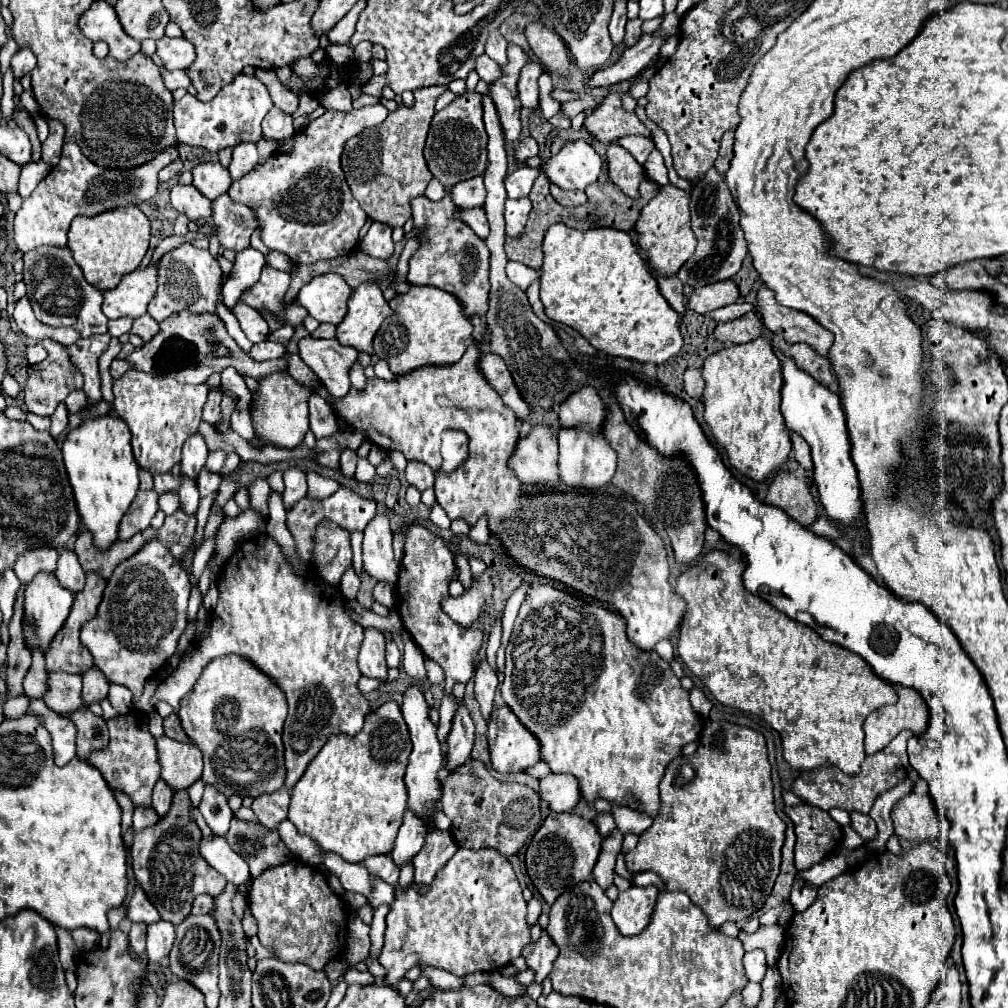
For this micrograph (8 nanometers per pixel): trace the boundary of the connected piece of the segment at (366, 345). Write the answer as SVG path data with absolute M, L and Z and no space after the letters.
M362 284L348 300L346 318L336 326L336 340L358 352L374 354L372 340L380 324L392 314L378 284Z

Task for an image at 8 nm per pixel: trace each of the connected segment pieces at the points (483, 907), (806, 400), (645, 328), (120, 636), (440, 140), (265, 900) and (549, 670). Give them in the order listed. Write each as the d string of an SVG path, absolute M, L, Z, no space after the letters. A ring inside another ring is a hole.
M458 848L454 858L450 858L448 864L436 872L436 878L430 886L412 884L404 892L396 888L396 902L390 906L390 912L386 916L386 942L382 954L378 956L378 962L386 970L384 984L396 988L404 972L418 962L442 968L456 976L490 972L500 970L502 966L510 964L510 960L518 958L528 942L530 928L526 924L526 902L522 898L522 890L510 862L492 848Z
M774 346L774 352L782 366L782 402L780 412L790 430L798 432L812 450L814 462L814 480L820 492L820 500L832 520L840 520L844 524L860 522L860 482L856 474L856 466L850 458L850 436L846 430L846 416L840 408L838 394L830 392L826 386L818 384L812 376L800 370L790 356L786 356L780 348Z
M554 224L548 228L542 252L544 264L540 276L540 300L550 320L574 328L598 352L606 356L622 356L636 362L664 364L668 358L680 352L684 344L680 334L682 318L666 304L664 296L658 292L656 278L646 268L644 258L626 232L614 228L594 228L580 232L564 224Z
M152 538L134 556L116 566L106 584L98 614L82 626L80 642L90 650L94 666L102 670L110 684L130 688L134 702L150 678L150 664L164 664L170 658L168 654L174 654L172 646L178 644L188 624L188 596L190 582L180 560L158 538ZM154 648L160 648L156 650L160 656L154 656Z
M466 92L458 96L452 104L448 104L444 110L436 112L430 124L430 132L424 146L424 158L432 172L432 178L436 178L444 188L450 188L462 180L482 176L488 164L488 152L486 152L486 130L482 124L482 102L478 92Z
M290 860L282 866L262 872L248 890L250 912L258 922L258 940L264 948L274 948L282 962L302 962L322 970L326 962L340 956L346 948L346 906L330 890L326 876Z
M542 582L538 586L532 586L520 606L518 618L514 622L514 630L510 636L510 642L506 646L506 672L504 672L504 682L500 688L502 700L506 702L506 706L516 714L516 718L524 724L524 728L528 732L532 732L536 736L536 740L540 742L540 760L546 762L550 766L550 770L554 774L572 774L578 780L580 786L580 796L592 804L596 798L604 798L610 804L616 806L630 806L628 796L636 798L636 810L644 812L648 816L656 816L660 812L660 792L658 792L658 784L664 776L666 766L682 756L682 748L694 740L700 738L704 720L702 716L698 716L688 700L688 692L680 686L680 680L672 674L670 664L664 662L656 652L642 652L640 648L636 648L634 644L630 644L628 636L626 636L626 626L622 616L618 616L612 610L606 610L598 604L586 602L586 600L578 600L574 594L566 592L566 590L556 590L552 584Z

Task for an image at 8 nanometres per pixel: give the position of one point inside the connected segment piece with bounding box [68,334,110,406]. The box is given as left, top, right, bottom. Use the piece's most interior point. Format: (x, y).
(85, 353)

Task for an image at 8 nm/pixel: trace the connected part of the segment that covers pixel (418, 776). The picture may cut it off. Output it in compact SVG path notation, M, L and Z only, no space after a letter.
M412 686L404 694L404 704L402 704L402 718L408 726L410 740L412 740L412 752L410 760L406 766L404 774L404 784L408 790L408 810L414 812L416 816L424 818L428 822L428 830L436 830L434 824L434 810L440 808L440 798L442 798L442 782L440 782L440 768L442 768L442 748L436 738L436 726L428 718L428 704L424 700L424 694L418 686Z

